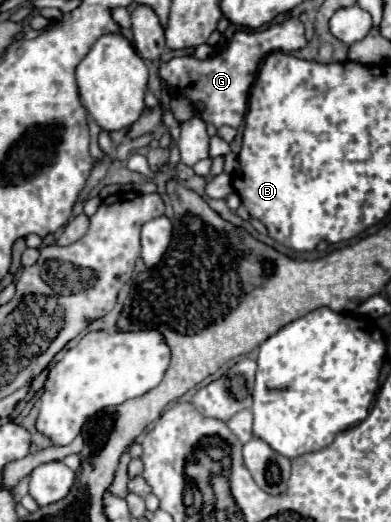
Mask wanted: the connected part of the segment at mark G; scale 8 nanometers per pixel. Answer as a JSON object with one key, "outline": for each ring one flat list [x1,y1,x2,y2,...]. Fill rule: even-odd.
{"outline":[[290,18,282,24,270,24,258,30,238,30,230,40,228,48,206,58,198,60,192,54,176,56,168,62,160,62,158,78,164,80,174,94,180,94,192,102,198,116,204,122,220,126,238,128,244,122,248,110,248,92,256,80,258,66,272,52,296,52,306,46,304,24,298,18]]}

